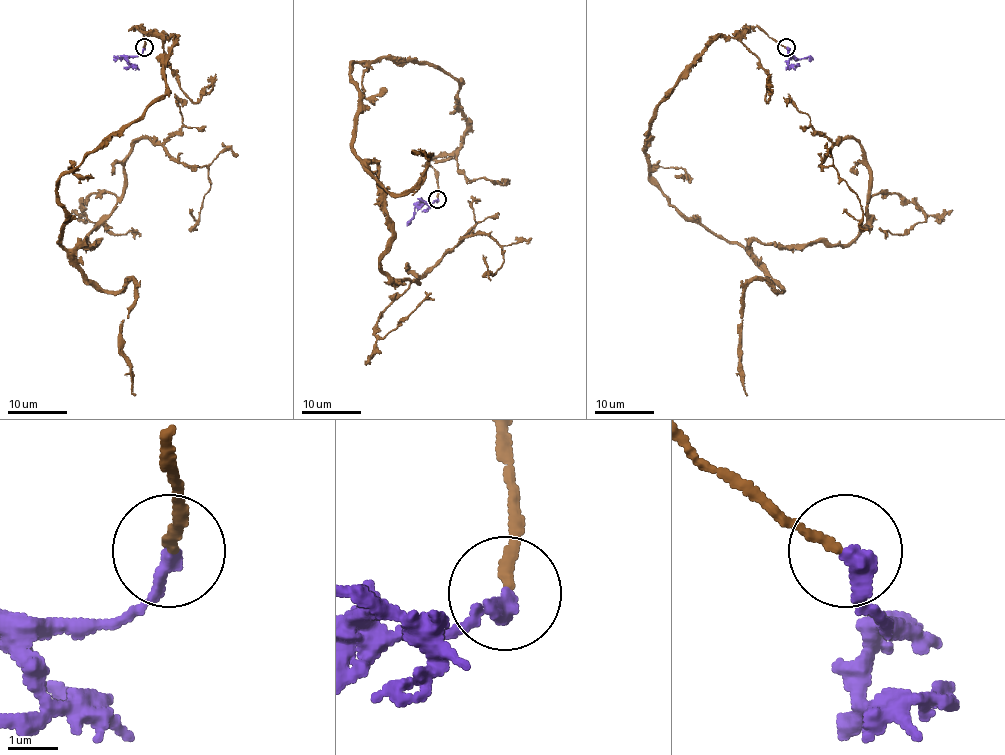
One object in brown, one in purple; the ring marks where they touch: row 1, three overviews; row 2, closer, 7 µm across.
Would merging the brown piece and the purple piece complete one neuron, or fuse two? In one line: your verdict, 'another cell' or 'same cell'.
same cell

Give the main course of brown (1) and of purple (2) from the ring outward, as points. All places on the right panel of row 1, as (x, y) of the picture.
1: (786, 47), (717, 37), (658, 107), (650, 181), (744, 248), (845, 244), (853, 138), (822, 166), (842, 211)
2: (786, 47), (792, 56), (813, 59)

